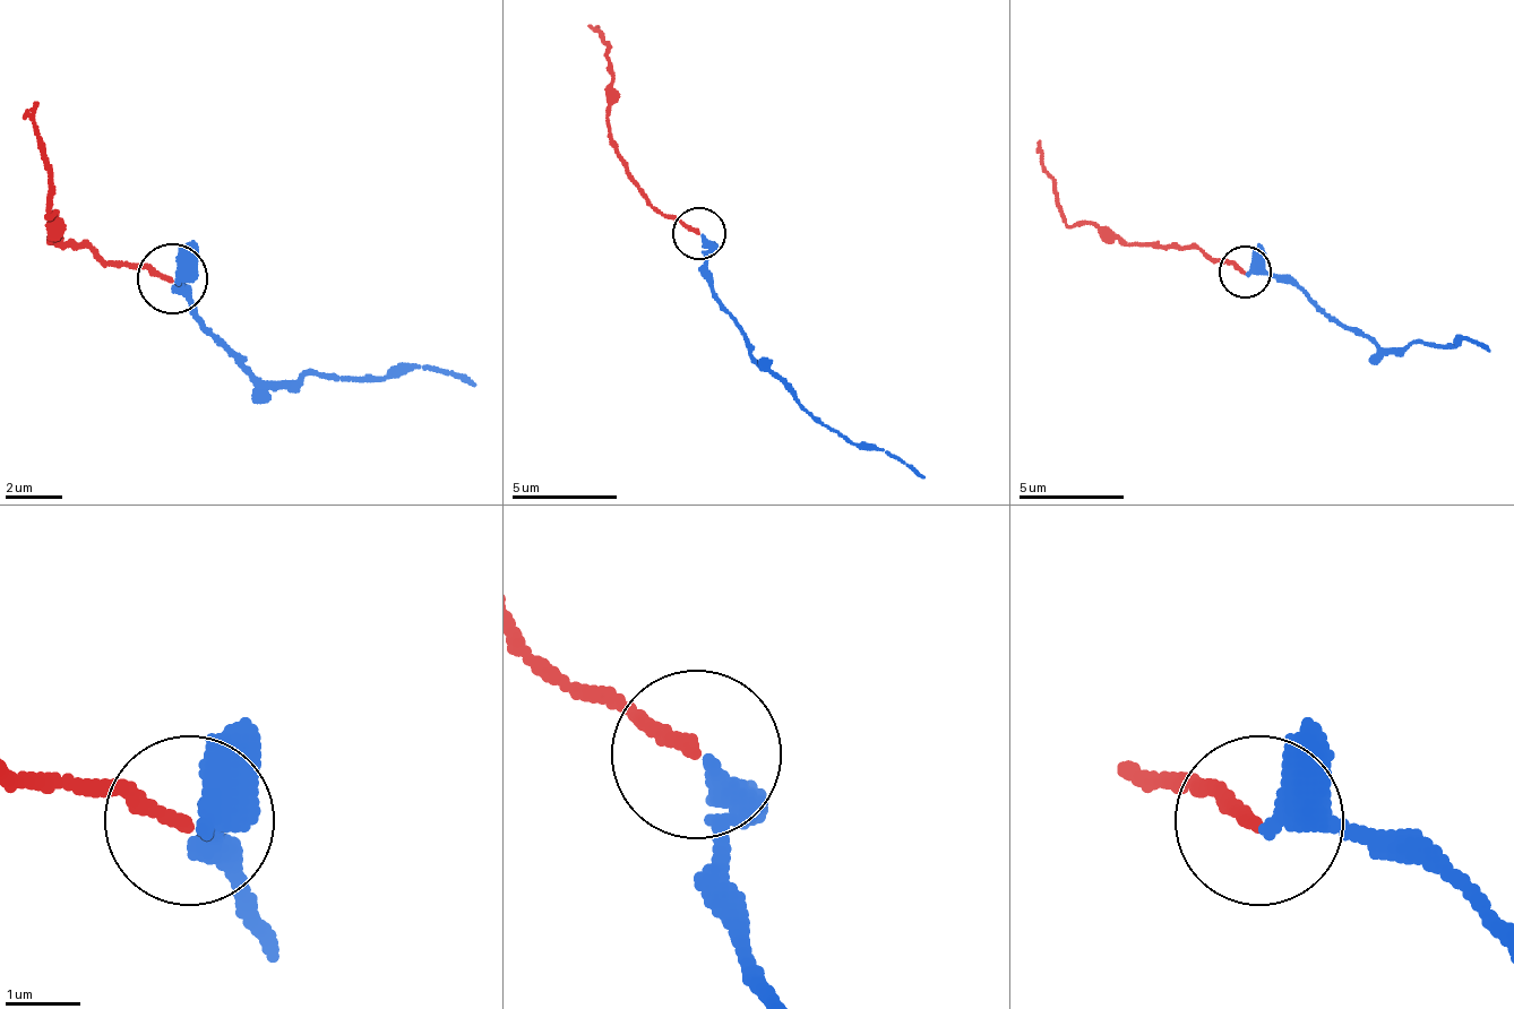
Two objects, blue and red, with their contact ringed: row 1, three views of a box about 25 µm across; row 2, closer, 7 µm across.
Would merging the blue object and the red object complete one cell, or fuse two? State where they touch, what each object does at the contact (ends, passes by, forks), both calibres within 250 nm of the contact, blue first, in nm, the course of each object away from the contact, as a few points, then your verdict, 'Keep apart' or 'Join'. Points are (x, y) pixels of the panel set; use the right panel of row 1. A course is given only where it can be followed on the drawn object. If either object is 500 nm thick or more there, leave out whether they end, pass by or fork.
Place: (1245, 272). At the ring blue passes by. At the ring red ends. Thickness 360 nm (blue) against 170 nm. Course of blue: (1246, 270), (1293, 281), (1383, 350), (1468, 338), (1488, 350). Course of red: (1246, 270), (1188, 249), (1109, 244), (1063, 213), (1057, 181), (1041, 160), (1041, 139). Join

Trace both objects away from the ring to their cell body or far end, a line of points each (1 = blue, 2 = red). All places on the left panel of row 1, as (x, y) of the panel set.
1: (173, 276), (181, 291), (266, 382), (442, 369), (478, 382)
2: (173, 276), (131, 269), (82, 248), (53, 241), (46, 199), (46, 156), (32, 128), (40, 100)

